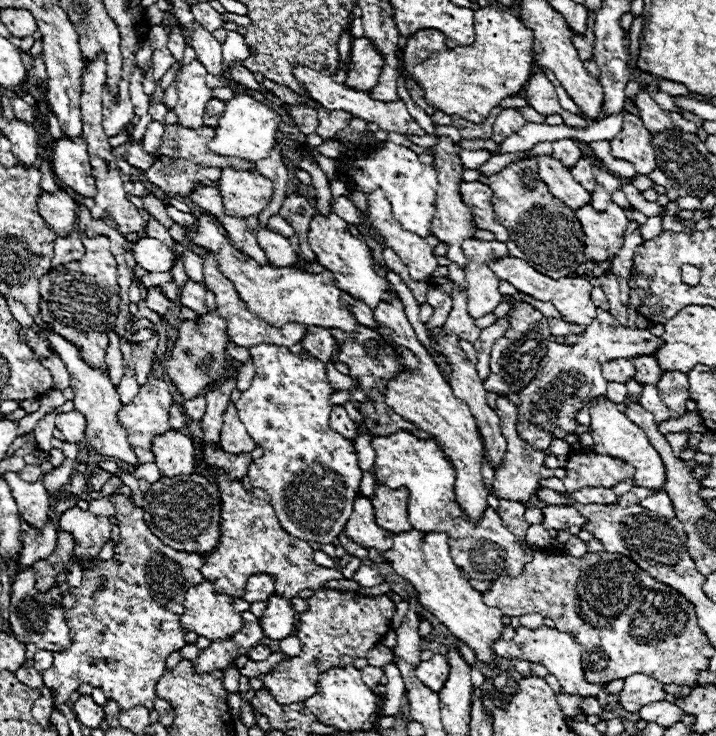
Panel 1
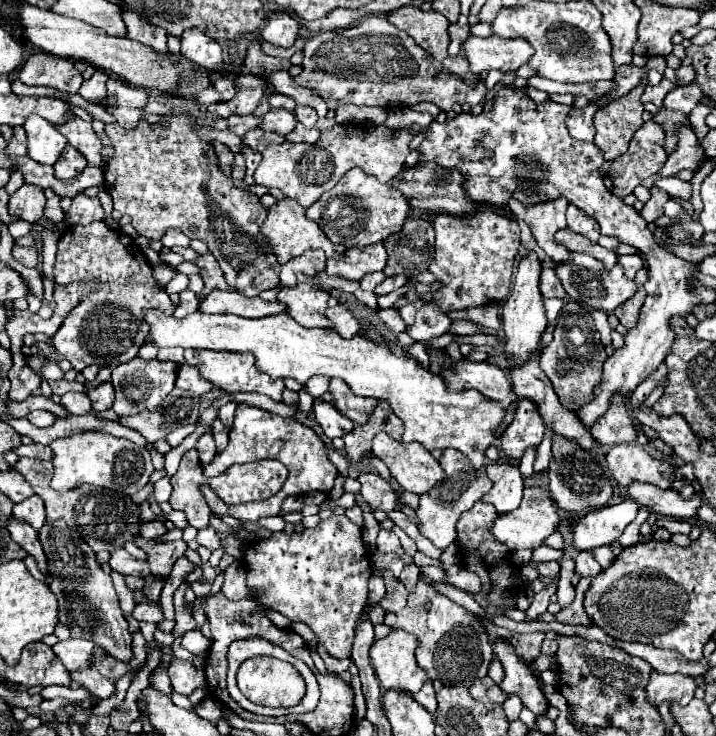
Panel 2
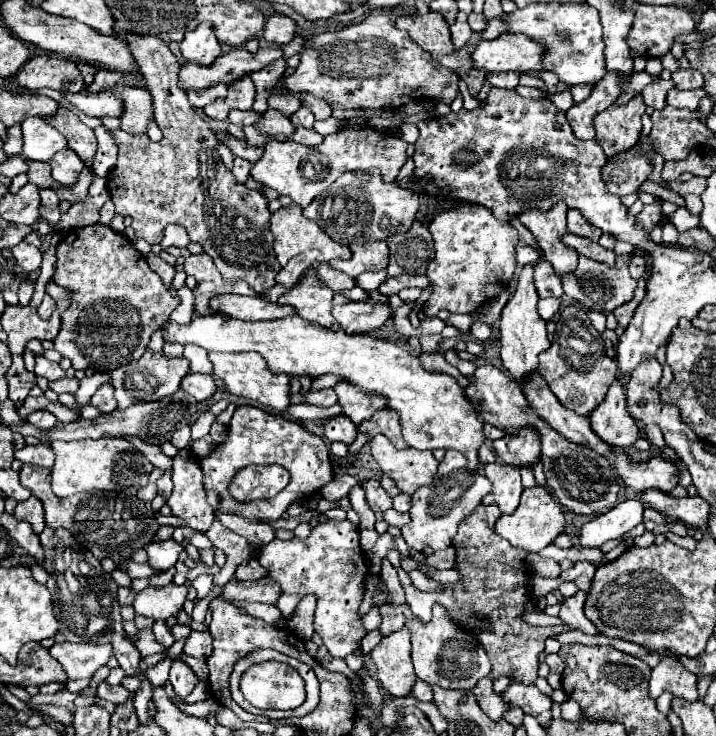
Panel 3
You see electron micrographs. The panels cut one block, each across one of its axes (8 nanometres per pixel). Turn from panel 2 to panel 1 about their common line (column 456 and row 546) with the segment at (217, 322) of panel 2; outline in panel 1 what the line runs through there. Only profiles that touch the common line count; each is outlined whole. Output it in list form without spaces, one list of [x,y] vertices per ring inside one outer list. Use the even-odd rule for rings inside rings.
[[[410,530],[394,534],[392,540],[394,546],[382,552],[382,556],[390,560],[392,568],[416,588],[422,606],[446,624],[456,638],[462,638],[474,650],[478,660],[494,666],[494,652],[490,650],[490,644],[502,636],[502,614],[484,604],[482,592],[472,588],[466,574],[462,574],[452,562],[448,536],[444,532]]]

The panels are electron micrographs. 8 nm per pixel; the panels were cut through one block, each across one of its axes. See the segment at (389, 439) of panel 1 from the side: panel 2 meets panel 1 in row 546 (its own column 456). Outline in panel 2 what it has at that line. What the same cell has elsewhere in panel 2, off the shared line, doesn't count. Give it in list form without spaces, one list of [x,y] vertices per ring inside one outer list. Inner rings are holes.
[[[444,450],[440,456],[440,466],[446,472],[446,478],[438,482],[438,486],[434,486],[432,490],[420,494],[416,518],[420,534],[428,538],[436,548],[446,548],[456,540],[456,522],[460,514],[470,510],[492,488],[492,482],[486,476],[484,468],[474,470],[470,466],[470,460],[458,450]]]

